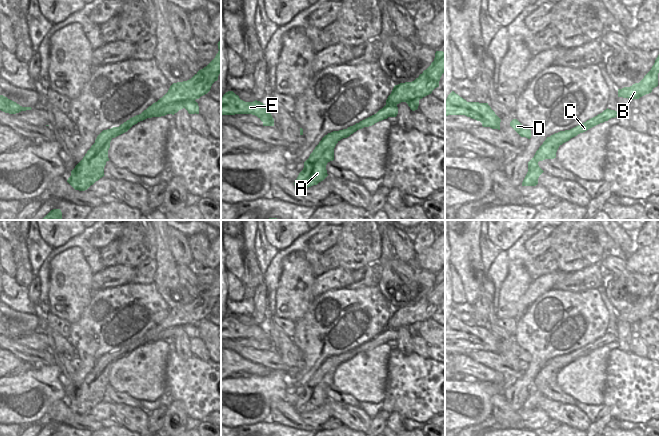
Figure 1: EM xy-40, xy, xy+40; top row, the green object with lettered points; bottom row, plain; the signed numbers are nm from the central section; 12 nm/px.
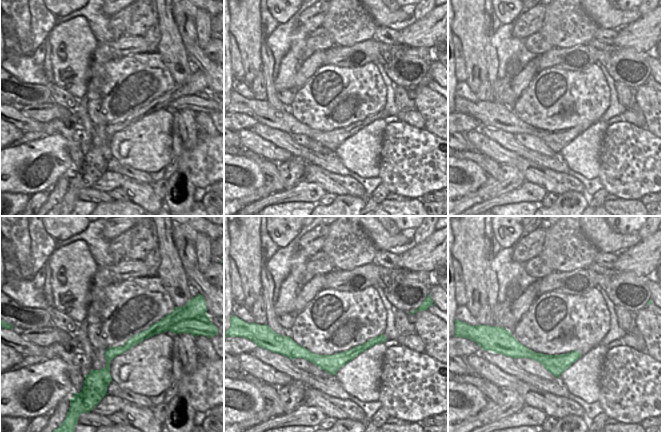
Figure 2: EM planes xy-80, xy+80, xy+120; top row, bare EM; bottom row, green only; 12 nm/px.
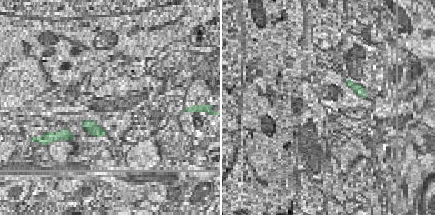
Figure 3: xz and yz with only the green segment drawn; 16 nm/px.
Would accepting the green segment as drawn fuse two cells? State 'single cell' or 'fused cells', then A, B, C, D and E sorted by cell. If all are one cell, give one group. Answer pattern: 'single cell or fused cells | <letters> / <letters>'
fused cells | A B / C D E

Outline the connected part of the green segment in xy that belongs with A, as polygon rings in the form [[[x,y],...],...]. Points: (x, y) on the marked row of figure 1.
[[[343,130],[328,133],[315,147],[309,158],[304,162],[304,168],[294,182],[298,189],[317,185],[328,176],[326,165],[334,160],[334,148],[338,143],[338,133],[341,131]]]

